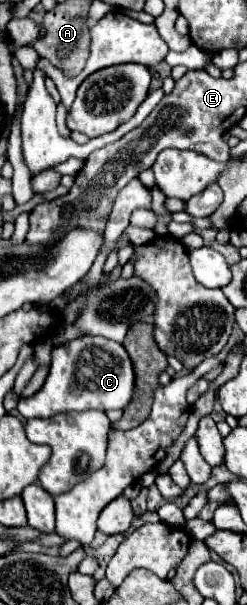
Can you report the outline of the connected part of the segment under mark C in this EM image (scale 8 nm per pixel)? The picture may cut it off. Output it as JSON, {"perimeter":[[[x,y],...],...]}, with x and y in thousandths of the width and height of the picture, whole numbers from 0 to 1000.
{"perimeter":[[[332,555],[211,579],[211,602],[178,638],[121,658],[73,661],[97,691],[202,691],[291,678],[470,678],[510,674],[551,638],[551,618],[510,575],[413,555]]]}

